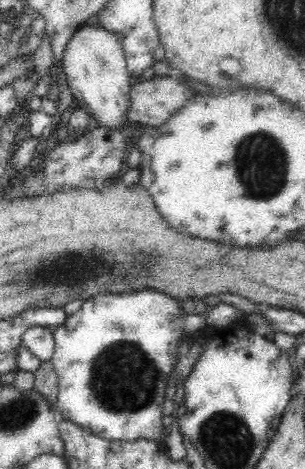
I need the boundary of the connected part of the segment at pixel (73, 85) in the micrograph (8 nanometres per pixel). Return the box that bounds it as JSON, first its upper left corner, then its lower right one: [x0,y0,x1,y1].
[62,24,132,132]

